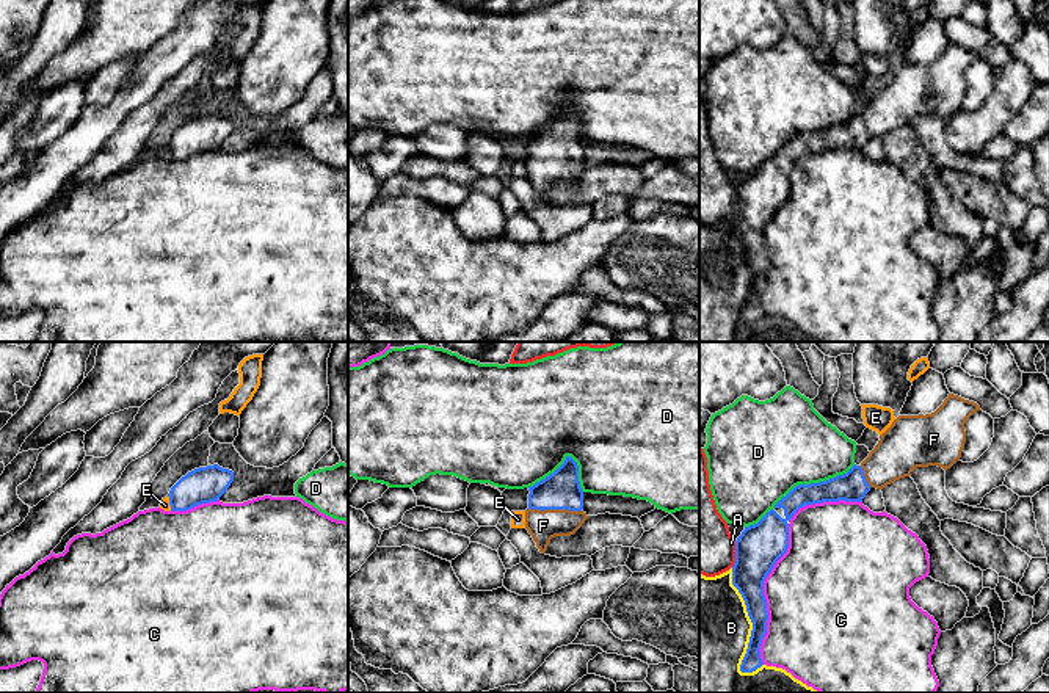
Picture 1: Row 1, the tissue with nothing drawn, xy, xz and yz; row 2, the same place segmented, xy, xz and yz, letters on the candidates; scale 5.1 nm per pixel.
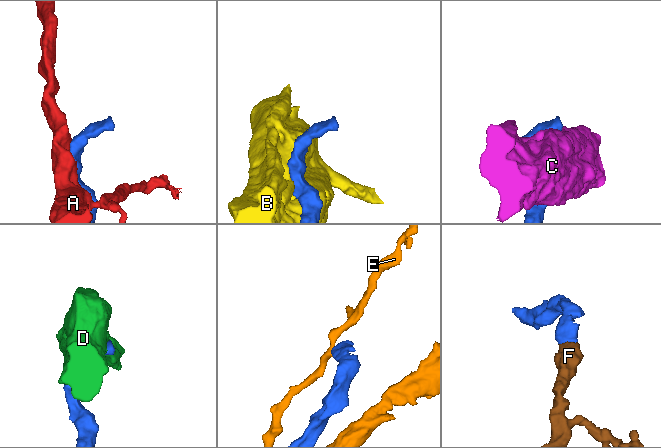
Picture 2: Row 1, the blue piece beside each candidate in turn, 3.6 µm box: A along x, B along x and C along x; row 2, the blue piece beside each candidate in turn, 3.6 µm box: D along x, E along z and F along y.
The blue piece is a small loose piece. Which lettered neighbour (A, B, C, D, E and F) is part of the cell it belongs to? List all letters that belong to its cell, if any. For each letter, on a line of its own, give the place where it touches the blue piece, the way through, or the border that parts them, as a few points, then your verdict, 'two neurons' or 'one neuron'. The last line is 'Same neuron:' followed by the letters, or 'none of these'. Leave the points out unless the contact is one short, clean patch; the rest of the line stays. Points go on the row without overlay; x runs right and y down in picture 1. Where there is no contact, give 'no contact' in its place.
A: yz (736, 203) | two neurons
B: yz (753, 273) | two neurons
C: yz (762, 243) | two neurons
D: yz (800, 134) | two neurons
E: xy (170, 152) | along xy (166, 145), (171, 159) | two neurons
F: xz (554, 157) | across xz (562, 138), (554, 157), (543, 174) | one neuron
Same neuron: F

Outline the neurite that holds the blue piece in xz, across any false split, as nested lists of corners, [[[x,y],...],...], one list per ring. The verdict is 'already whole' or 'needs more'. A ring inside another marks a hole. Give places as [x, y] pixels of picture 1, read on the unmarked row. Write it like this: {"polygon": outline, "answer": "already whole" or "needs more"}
{"polygon": [[[566,105],[564,111],[549,125],[528,136],[525,177],[541,202],[555,185],[571,185],[588,168],[583,161],[583,140],[579,114]]], "answer": "needs more"}

